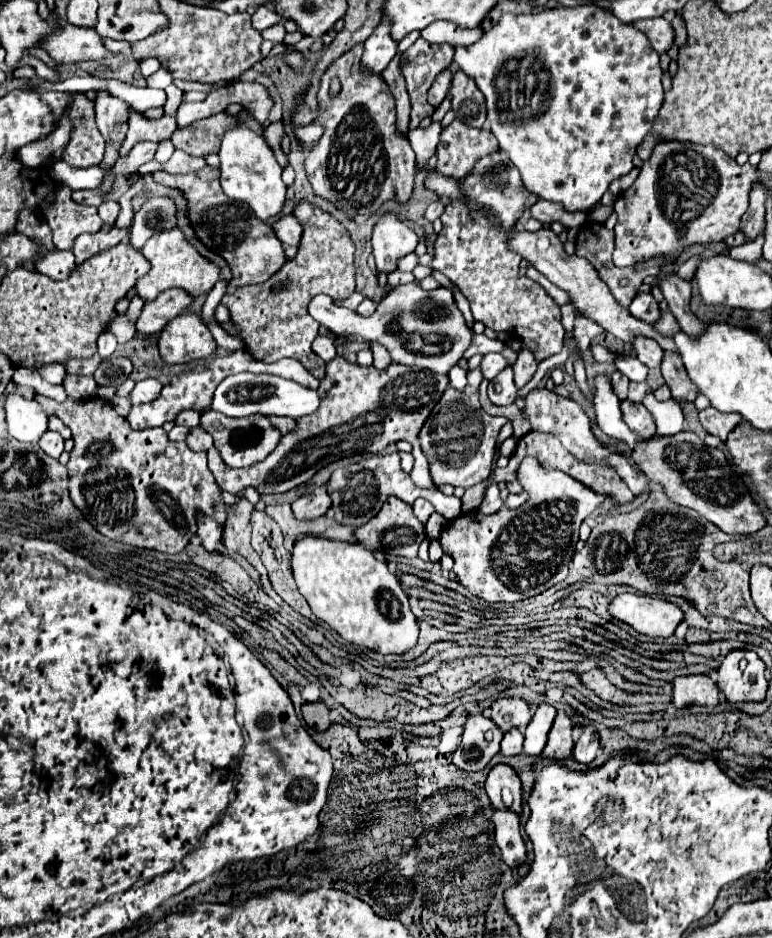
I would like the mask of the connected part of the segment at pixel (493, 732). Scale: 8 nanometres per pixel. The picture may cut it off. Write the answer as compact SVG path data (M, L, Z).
M472 715L462 733L462 743L454 751L454 765L464 771L480 771L500 751L502 731L484 715Z

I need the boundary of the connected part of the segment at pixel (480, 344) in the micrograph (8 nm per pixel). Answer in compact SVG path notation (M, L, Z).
M484 333L474 335L474 341L472 341L472 345L468 347L468 351L464 353L464 357L470 359L472 355L478 355L478 353L480 353L480 355L486 355L486 353L490 353L490 351L500 353L500 355L506 355L508 365L514 365L516 357L518 357L518 351L512 349L508 343L504 343L504 341L500 341L500 339L490 339L490 337L486 337Z

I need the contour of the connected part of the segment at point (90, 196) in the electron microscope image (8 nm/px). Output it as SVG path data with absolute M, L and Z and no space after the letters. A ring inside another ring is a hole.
M110 170L104 177L104 181L100 183L100 187L92 190L78 190L72 193L72 199L78 201L78 203L86 203L86 205L94 205L98 207L102 201L106 201L110 189L112 189L112 183L114 183L114 175Z

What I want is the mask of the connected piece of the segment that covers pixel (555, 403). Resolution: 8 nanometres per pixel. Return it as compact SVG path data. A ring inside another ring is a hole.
M536 387L532 389L526 397L524 397L524 403L526 407L522 409L522 417L532 425L534 431L540 431L540 433L546 433L546 435L552 435L556 439L560 439L560 443L576 457L576 459L582 459L584 463L606 463L610 467L616 469L616 473L624 479L624 483L630 487L630 491L634 495L642 493L650 481L638 473L626 457L622 457L620 453L608 449L594 433L592 433L592 421L590 417L586 415L586 411L572 399L572 397L562 397L546 387Z

